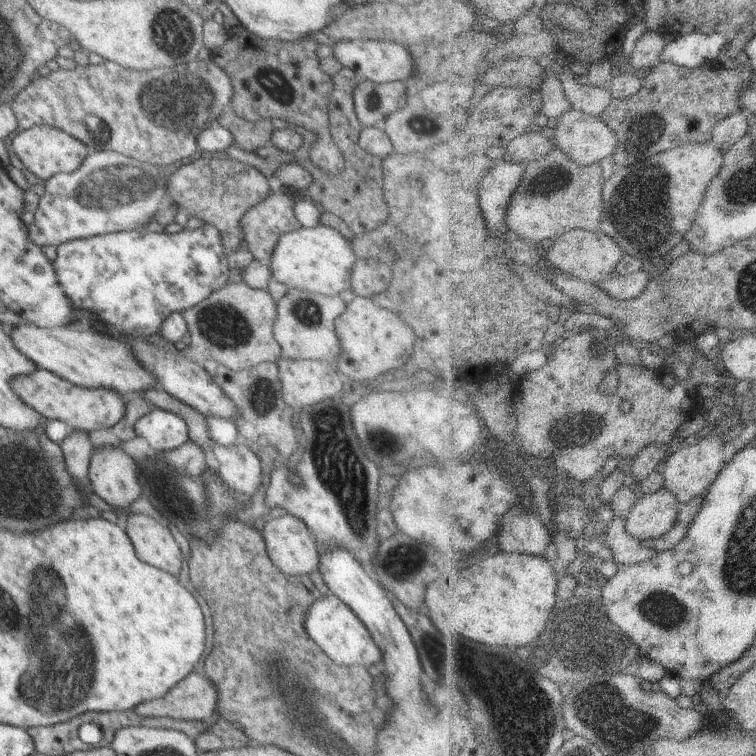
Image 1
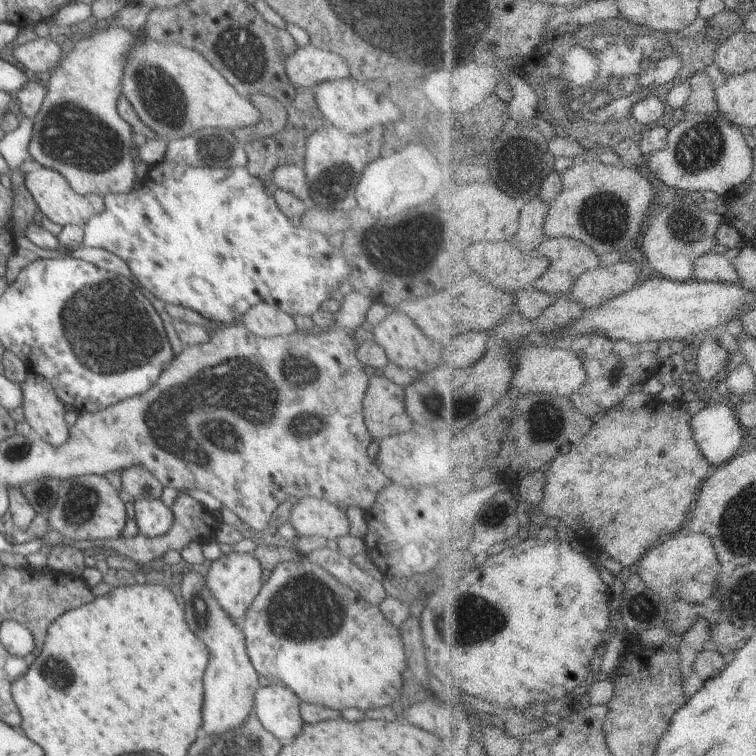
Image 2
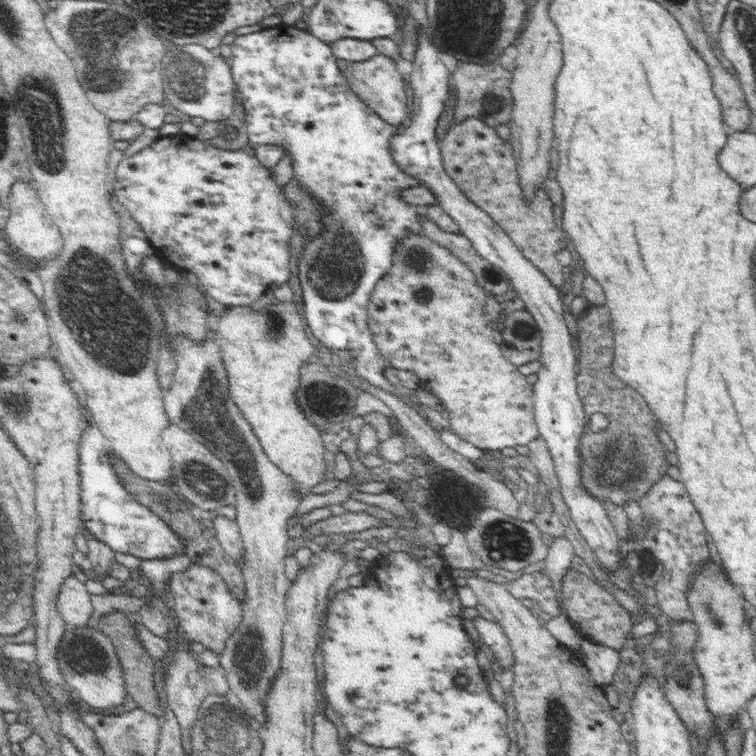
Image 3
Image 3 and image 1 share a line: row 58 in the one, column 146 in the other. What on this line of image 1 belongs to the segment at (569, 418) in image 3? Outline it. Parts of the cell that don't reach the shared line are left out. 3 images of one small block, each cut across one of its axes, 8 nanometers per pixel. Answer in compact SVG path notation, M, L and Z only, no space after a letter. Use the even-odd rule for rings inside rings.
M160 407L137 420L134 430L156 452L178 448L189 440L184 420Z

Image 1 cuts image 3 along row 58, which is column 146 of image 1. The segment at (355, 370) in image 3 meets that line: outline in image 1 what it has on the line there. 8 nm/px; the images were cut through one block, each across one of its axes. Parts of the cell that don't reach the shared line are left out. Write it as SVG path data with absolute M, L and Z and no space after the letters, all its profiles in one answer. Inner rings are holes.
M204 224L194 230L183 230L176 233L158 233L152 232L146 228L133 231L120 231L108 233L105 235L96 235L87 239L76 239L66 241L57 246L57 256L53 260L53 267L58 279L58 284L67 294L69 303L74 311L82 313L87 319L92 322L98 322L102 325L109 325L120 333L133 335L134 337L150 337L152 334L159 332L161 324L172 313L183 313L185 310L199 305L203 300L206 300L214 291L222 289L228 281L228 271L230 263L227 261L229 253L223 244L223 238L220 231L212 225Z

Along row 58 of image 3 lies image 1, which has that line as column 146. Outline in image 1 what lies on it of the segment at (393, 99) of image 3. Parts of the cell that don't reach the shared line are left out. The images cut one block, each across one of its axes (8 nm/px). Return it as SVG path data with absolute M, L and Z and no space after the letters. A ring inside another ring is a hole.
M19 320L17 328L9 330L8 334L19 351L36 366L57 374L73 385L116 391L124 400L130 392L144 393L158 387L157 378L141 365L128 343L118 337L104 336L93 328L61 325L45 329Z

